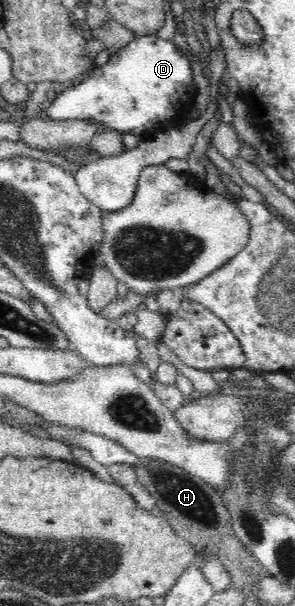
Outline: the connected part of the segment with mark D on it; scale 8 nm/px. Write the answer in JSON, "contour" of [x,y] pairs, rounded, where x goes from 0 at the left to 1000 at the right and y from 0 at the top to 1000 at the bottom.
{"contour":[[[529,56],[492,58],[376,89],[356,109],[322,109],[302,129],[197,153],[136,195],[315,196],[414,221],[485,224],[641,195],[654,185],[658,145],[644,101],[600,74]]]}

